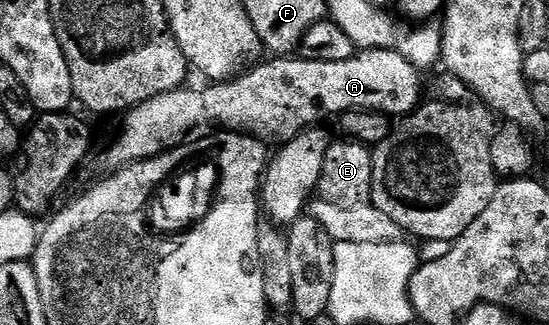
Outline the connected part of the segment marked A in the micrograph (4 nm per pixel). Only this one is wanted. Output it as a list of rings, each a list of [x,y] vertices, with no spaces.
[[[367,48],[347,58],[347,62],[315,62],[282,56],[269,58],[266,64],[252,68],[230,79],[227,86],[205,86],[209,88],[202,92],[192,92],[191,89],[181,86],[151,98],[146,104],[137,105],[124,117],[125,125],[122,126],[117,141],[105,152],[106,169],[124,168],[126,164],[134,164],[136,160],[150,160],[159,154],[170,152],[172,148],[190,143],[198,135],[197,131],[209,134],[217,129],[228,130],[254,136],[266,146],[280,146],[291,142],[291,138],[295,138],[305,129],[324,125],[324,120],[336,121],[348,112],[382,112],[390,118],[404,118],[416,112],[423,104],[422,73],[411,61],[391,48]]]

